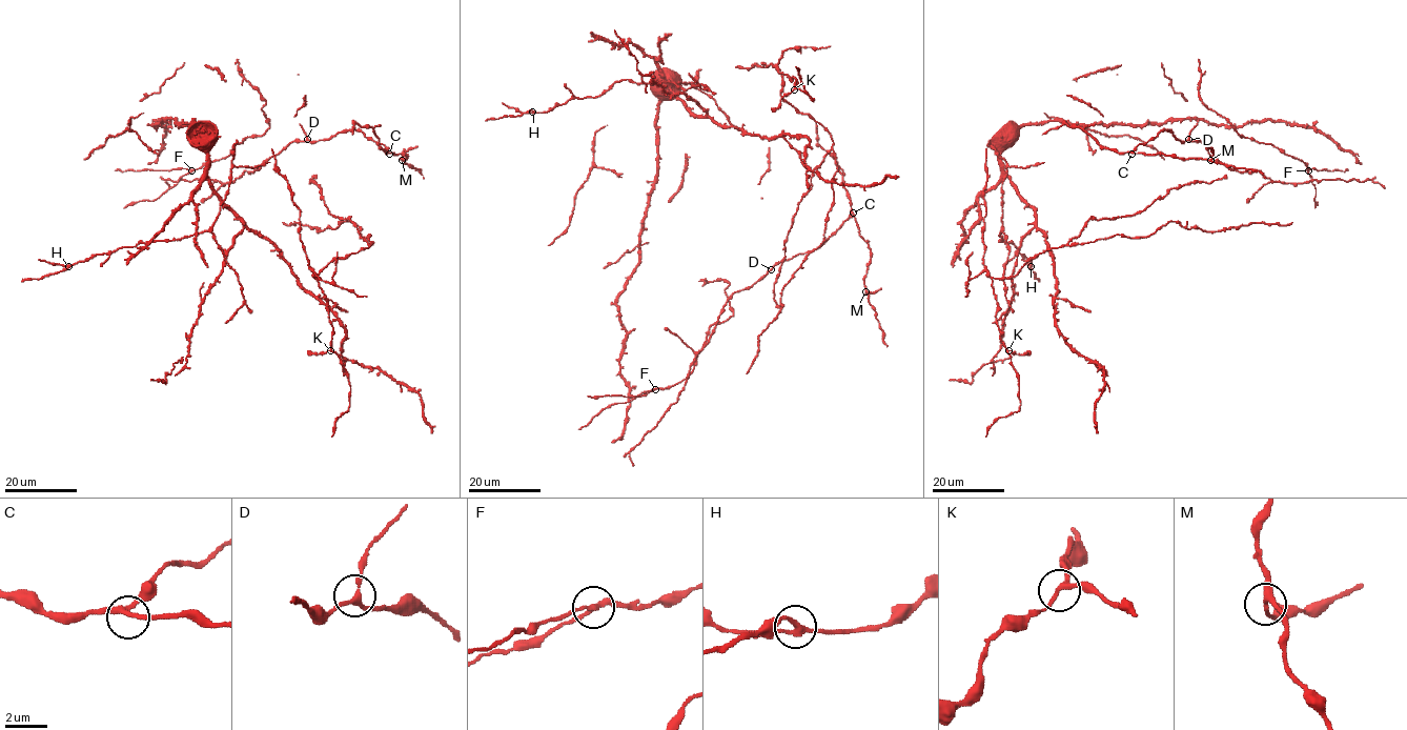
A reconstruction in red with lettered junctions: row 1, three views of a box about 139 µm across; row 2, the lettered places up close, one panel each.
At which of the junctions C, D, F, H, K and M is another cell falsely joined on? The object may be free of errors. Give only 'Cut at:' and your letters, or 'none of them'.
Cut at: F

